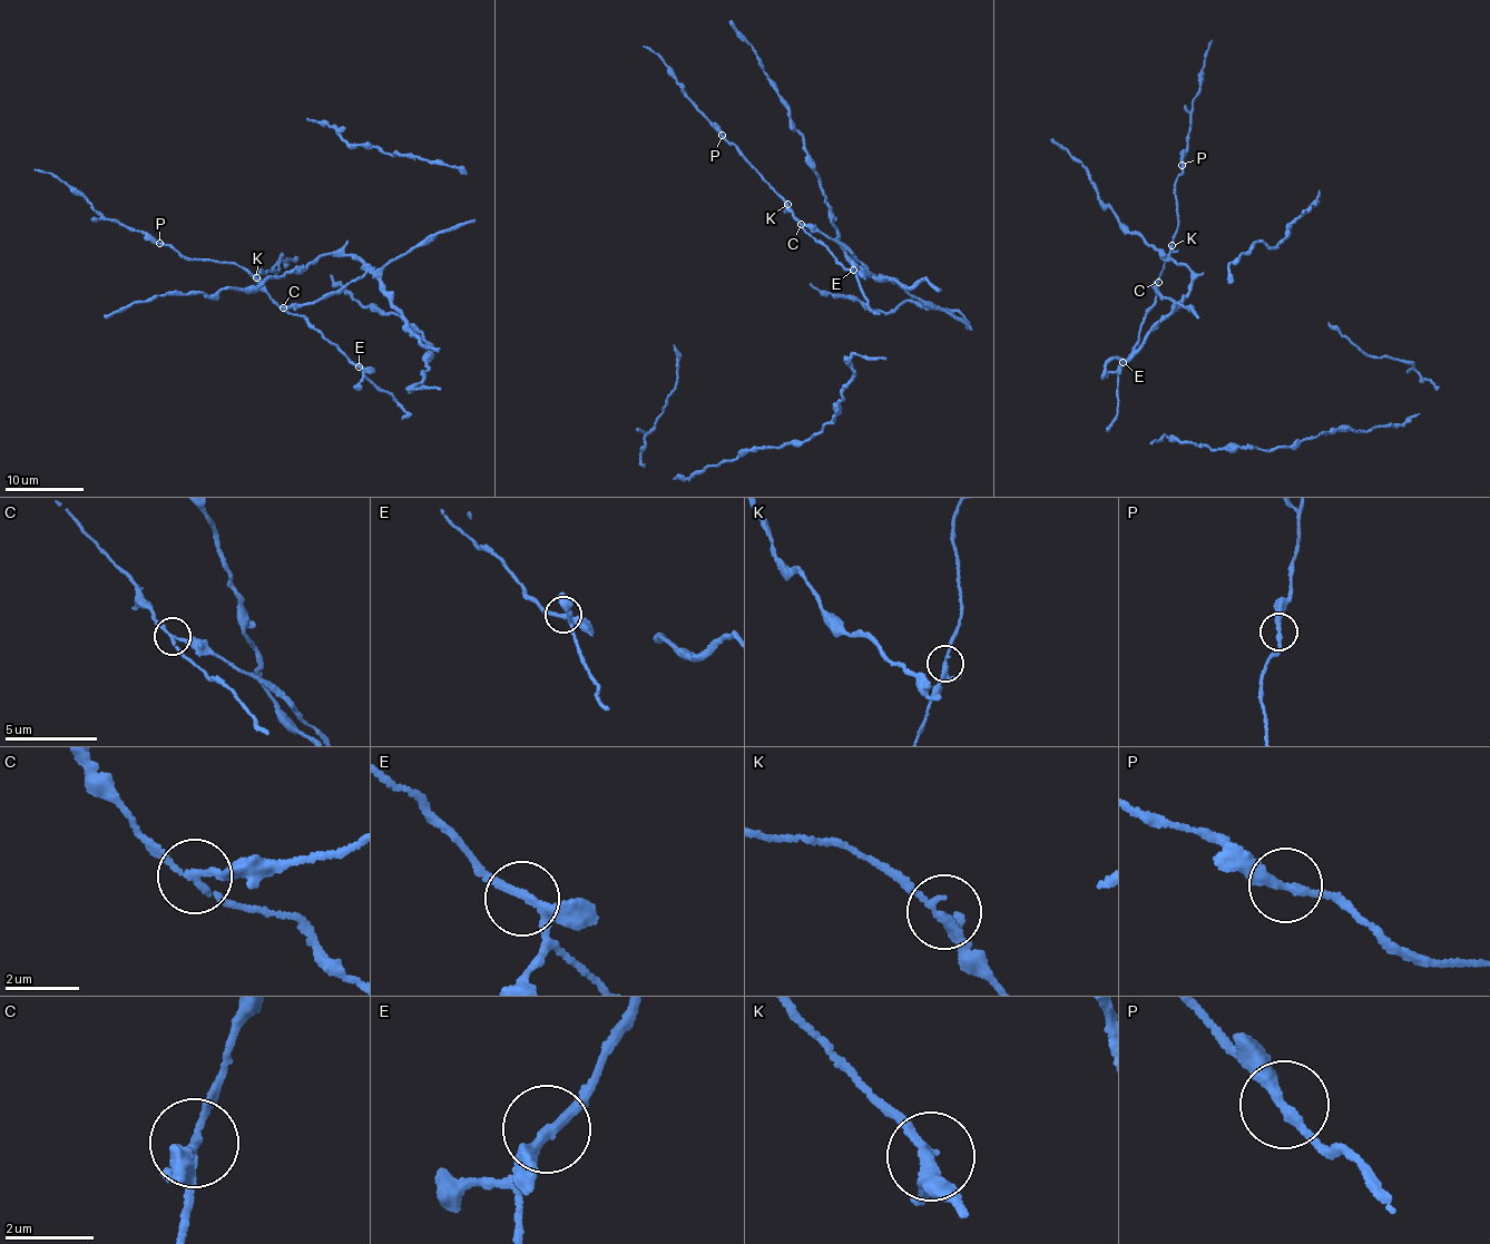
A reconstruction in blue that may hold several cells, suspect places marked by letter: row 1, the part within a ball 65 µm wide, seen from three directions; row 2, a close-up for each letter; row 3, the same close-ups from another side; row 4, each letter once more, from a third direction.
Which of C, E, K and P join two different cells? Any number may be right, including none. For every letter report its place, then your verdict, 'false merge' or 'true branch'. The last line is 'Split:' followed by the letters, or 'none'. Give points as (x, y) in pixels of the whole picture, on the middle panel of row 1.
C: (801, 224) | false merge
E: (853, 270) | true branch
K: (787, 204) | true branch
P: (722, 135) | true branch
Split: C

